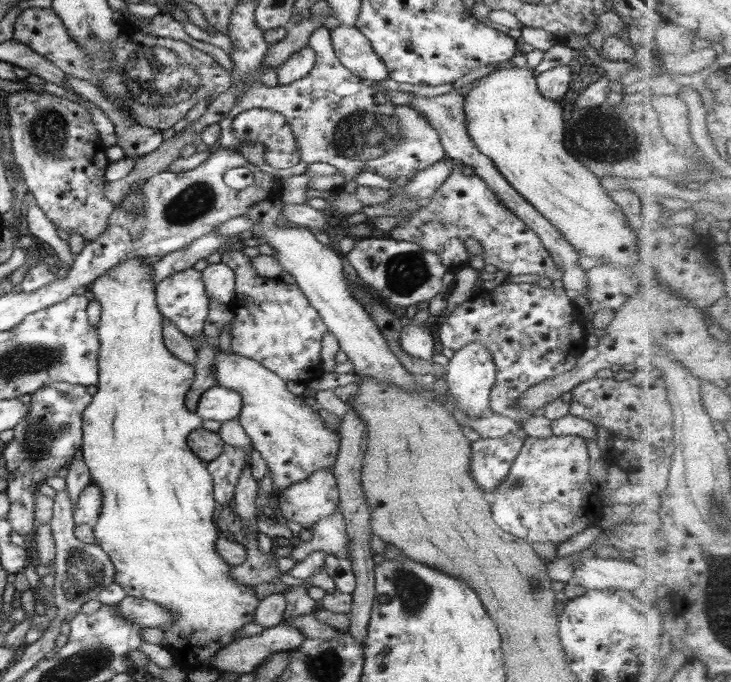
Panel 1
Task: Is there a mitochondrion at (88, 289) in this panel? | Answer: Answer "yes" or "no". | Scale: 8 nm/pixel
no

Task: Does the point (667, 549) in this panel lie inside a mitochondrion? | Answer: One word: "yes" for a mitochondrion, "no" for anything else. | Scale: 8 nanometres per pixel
no

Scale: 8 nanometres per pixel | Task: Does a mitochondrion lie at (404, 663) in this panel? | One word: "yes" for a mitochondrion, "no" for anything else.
no

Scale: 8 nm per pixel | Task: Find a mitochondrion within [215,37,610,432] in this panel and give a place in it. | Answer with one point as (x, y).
(367, 133)

